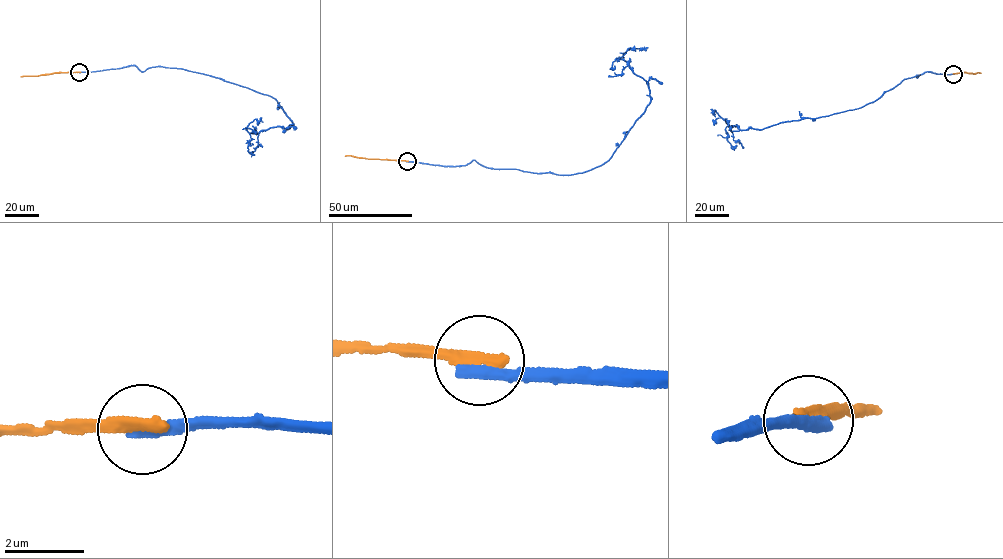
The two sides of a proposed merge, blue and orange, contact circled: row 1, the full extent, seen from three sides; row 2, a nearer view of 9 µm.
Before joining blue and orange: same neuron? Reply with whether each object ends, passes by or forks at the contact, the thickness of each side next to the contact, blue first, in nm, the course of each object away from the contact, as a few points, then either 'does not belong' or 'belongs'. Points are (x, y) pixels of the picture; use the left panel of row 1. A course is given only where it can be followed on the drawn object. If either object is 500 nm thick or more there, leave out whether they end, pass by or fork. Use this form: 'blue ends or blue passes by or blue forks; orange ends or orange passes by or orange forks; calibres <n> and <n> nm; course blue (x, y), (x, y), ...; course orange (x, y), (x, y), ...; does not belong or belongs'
blue ends; orange ends; calibres 360 and 320 nm; course blue (79, 72), (134, 65), (142, 71), (156, 66), (183, 69), (270, 95), (293, 125), (250, 133), (251, 153); course orange (79, 72), (21, 77); does not belong

